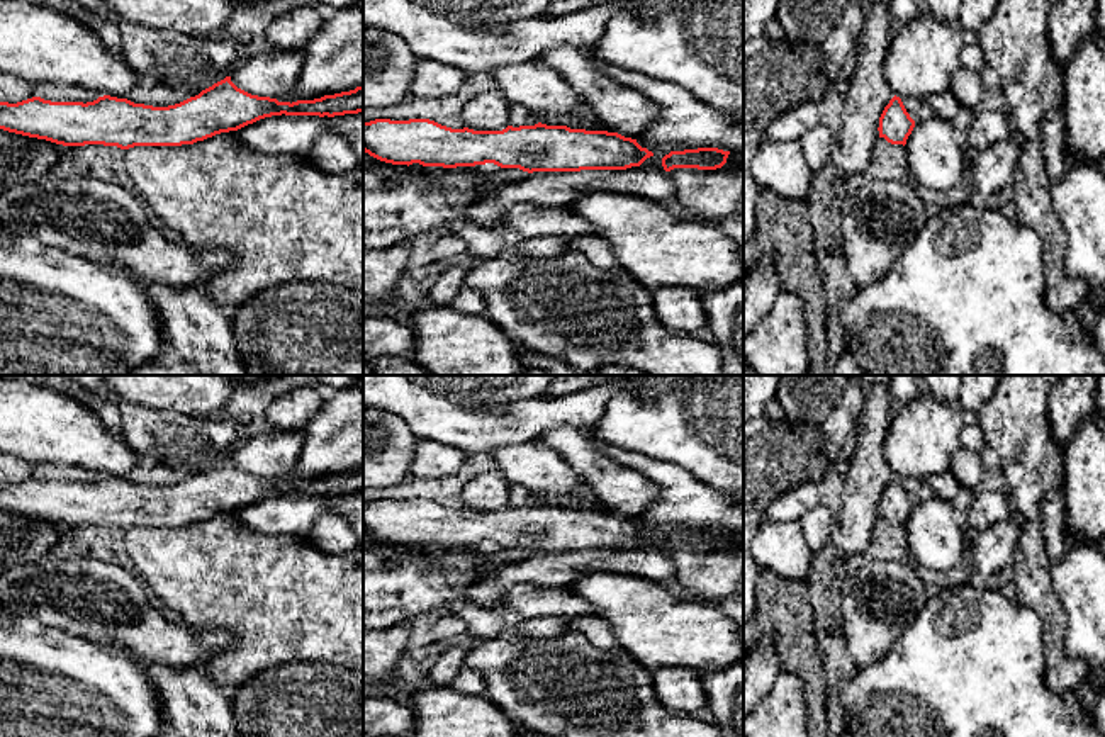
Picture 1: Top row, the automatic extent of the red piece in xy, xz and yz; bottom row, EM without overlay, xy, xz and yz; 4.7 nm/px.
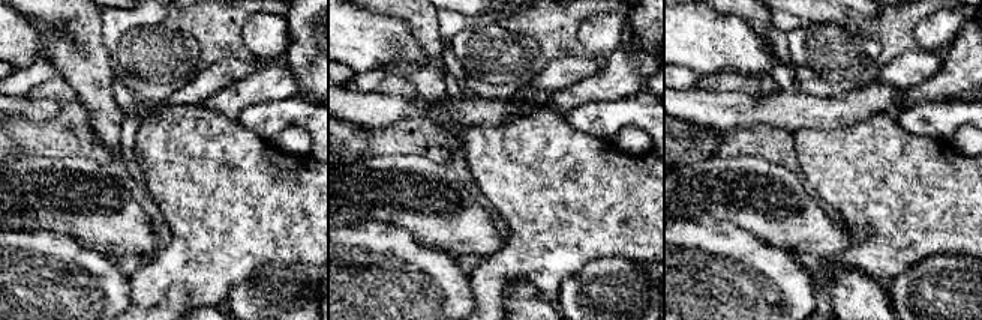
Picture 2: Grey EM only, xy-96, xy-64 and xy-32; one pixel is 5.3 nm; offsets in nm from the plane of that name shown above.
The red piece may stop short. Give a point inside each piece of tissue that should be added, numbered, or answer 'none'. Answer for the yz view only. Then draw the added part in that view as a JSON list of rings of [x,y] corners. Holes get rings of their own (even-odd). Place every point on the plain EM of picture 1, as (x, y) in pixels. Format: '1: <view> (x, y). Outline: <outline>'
none

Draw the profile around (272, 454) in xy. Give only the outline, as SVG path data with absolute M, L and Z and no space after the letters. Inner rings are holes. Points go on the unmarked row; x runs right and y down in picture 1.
M268 430L238 445L231 462L251 475L283 477L299 460L306 436L307 430L285 433Z

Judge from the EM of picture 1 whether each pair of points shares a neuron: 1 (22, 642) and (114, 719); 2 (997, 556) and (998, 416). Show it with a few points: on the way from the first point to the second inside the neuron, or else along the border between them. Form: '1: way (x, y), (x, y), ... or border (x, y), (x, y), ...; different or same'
1: way (44, 664), (84, 703), (92, 703); same
2: border (1012, 513), (1020, 527), (1020, 535), (1010, 557); different

